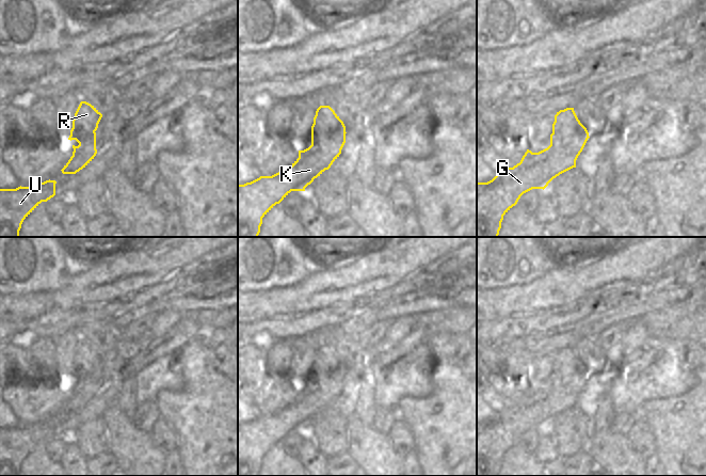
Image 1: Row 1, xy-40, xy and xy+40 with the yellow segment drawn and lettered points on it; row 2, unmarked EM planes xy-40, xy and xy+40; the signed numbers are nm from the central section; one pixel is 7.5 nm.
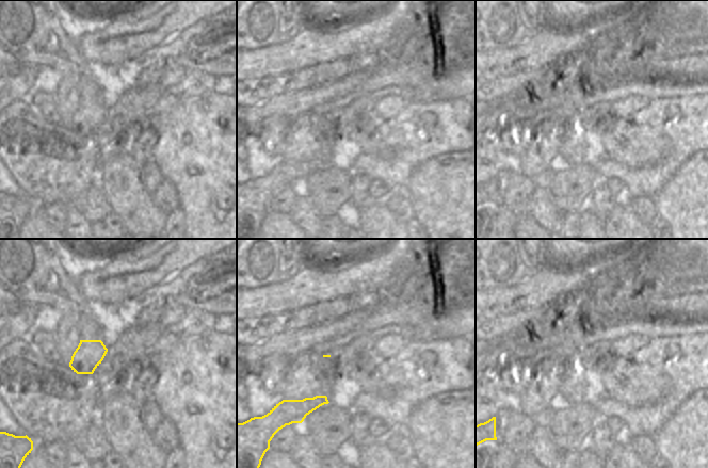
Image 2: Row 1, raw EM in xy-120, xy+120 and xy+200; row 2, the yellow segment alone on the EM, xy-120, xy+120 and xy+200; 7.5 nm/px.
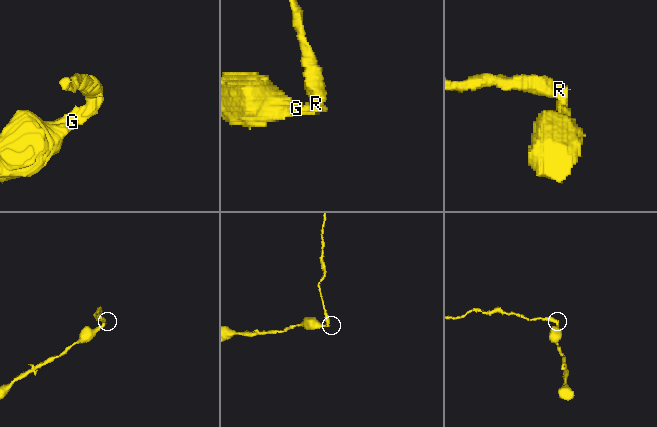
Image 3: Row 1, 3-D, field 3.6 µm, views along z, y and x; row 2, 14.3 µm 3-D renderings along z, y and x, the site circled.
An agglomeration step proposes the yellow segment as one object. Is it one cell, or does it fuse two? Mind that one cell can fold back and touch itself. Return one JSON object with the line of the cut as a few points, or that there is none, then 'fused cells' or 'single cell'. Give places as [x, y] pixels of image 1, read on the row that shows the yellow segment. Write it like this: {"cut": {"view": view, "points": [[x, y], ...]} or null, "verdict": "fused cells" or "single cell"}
{"cut": {"view": "xy", "points": [[341, 121], [339, 126], [326, 137], [317, 137], [311, 133]]}, "verdict": "fused cells"}

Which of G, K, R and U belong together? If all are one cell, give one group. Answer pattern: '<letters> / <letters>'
G K U / R

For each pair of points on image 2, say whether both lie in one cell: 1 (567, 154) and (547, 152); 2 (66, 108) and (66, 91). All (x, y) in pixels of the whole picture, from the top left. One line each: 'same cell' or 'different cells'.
1: different cells
2: same cell

